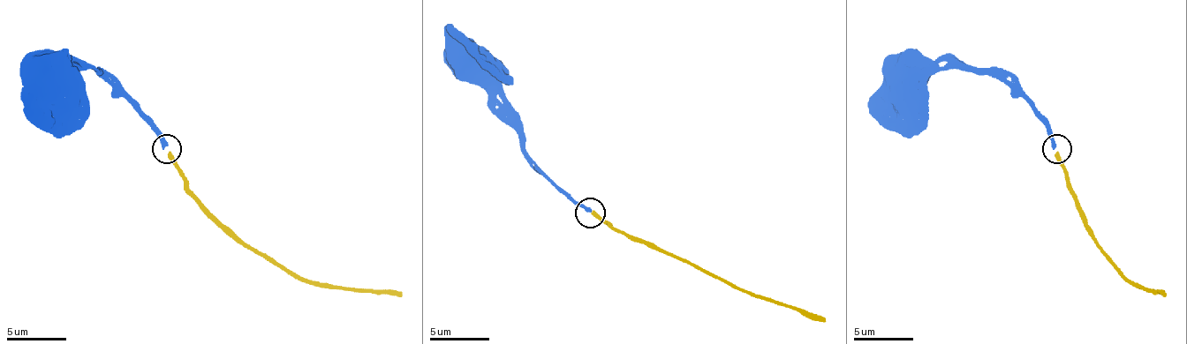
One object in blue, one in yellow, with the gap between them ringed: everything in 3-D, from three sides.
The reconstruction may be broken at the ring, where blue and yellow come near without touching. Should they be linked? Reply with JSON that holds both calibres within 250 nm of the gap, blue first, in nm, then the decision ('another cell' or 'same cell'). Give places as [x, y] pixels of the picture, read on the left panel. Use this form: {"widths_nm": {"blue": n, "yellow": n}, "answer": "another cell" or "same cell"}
{"widths_nm": {"blue": 340, "yellow": 320}, "answer": "same cell"}

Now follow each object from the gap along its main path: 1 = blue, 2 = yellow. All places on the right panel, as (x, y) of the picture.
1: (1056, 145), (1051, 125), (994, 75), (959, 69), (905, 69), (905, 71)
2: (1056, 152), (1065, 187), (1101, 250), (1130, 282), (1167, 296)

